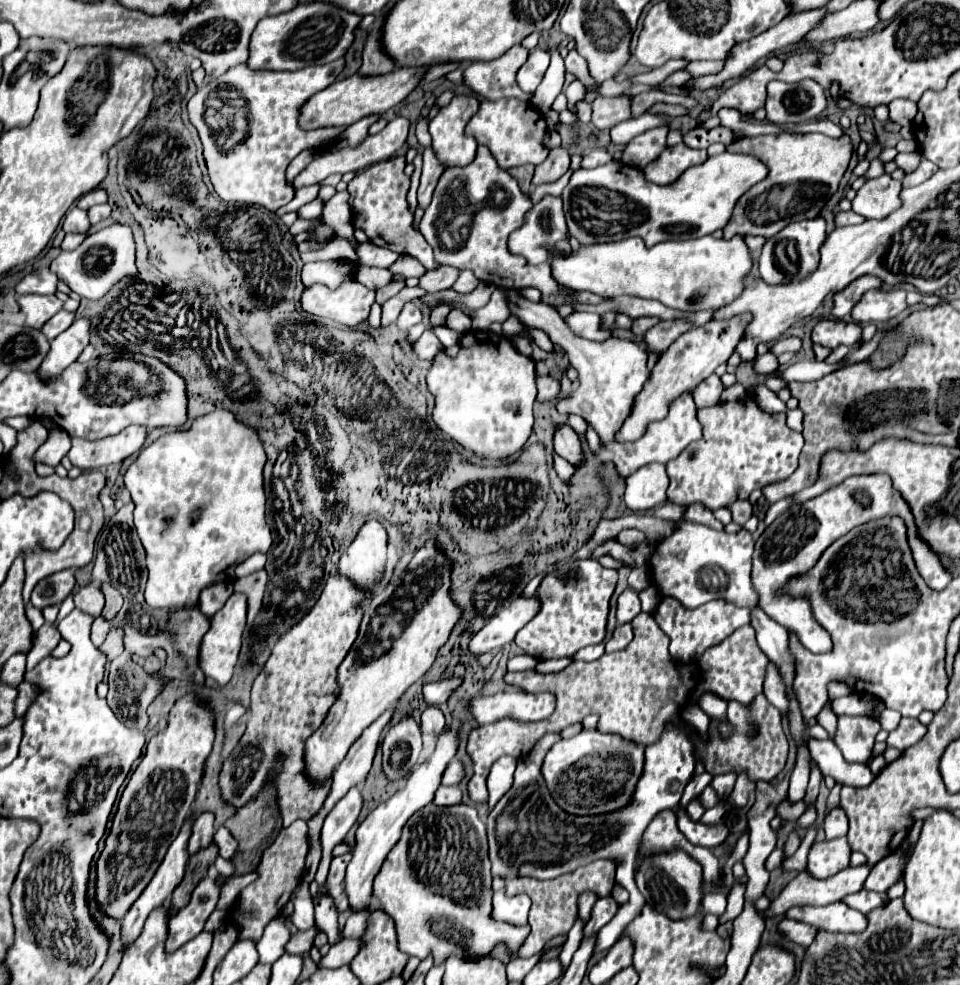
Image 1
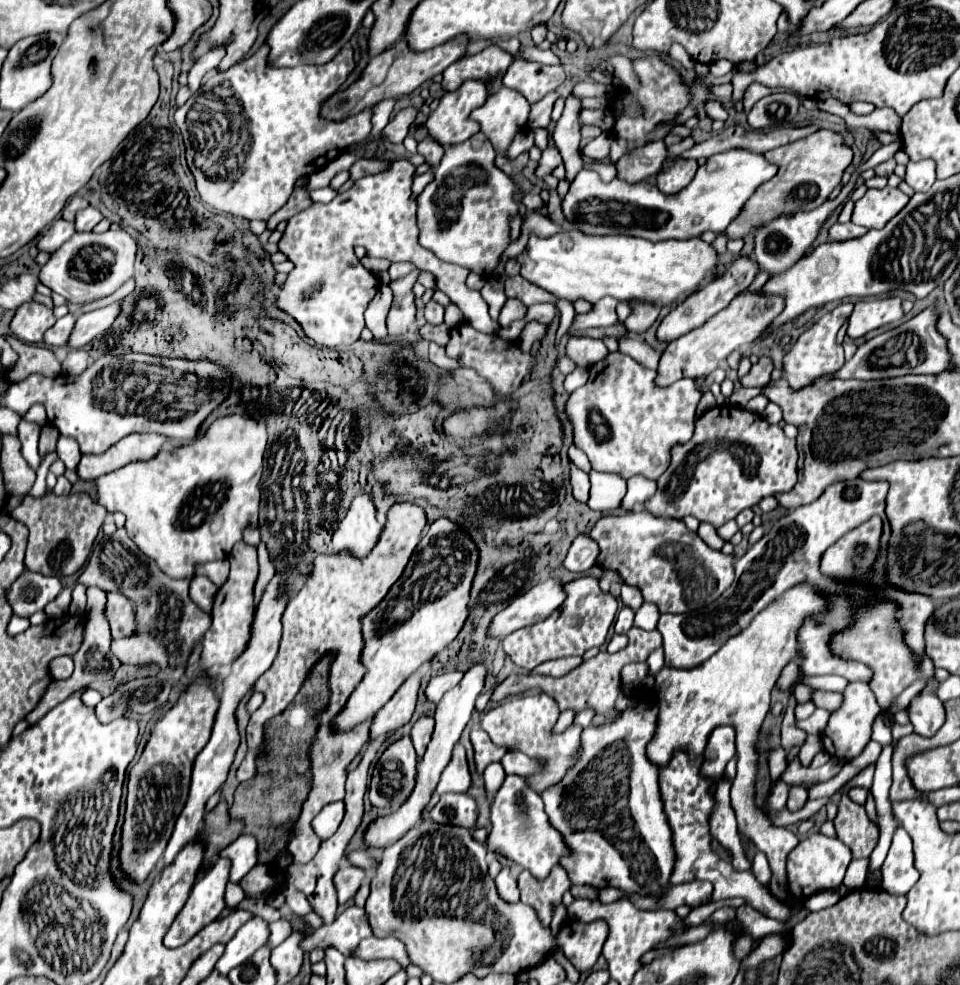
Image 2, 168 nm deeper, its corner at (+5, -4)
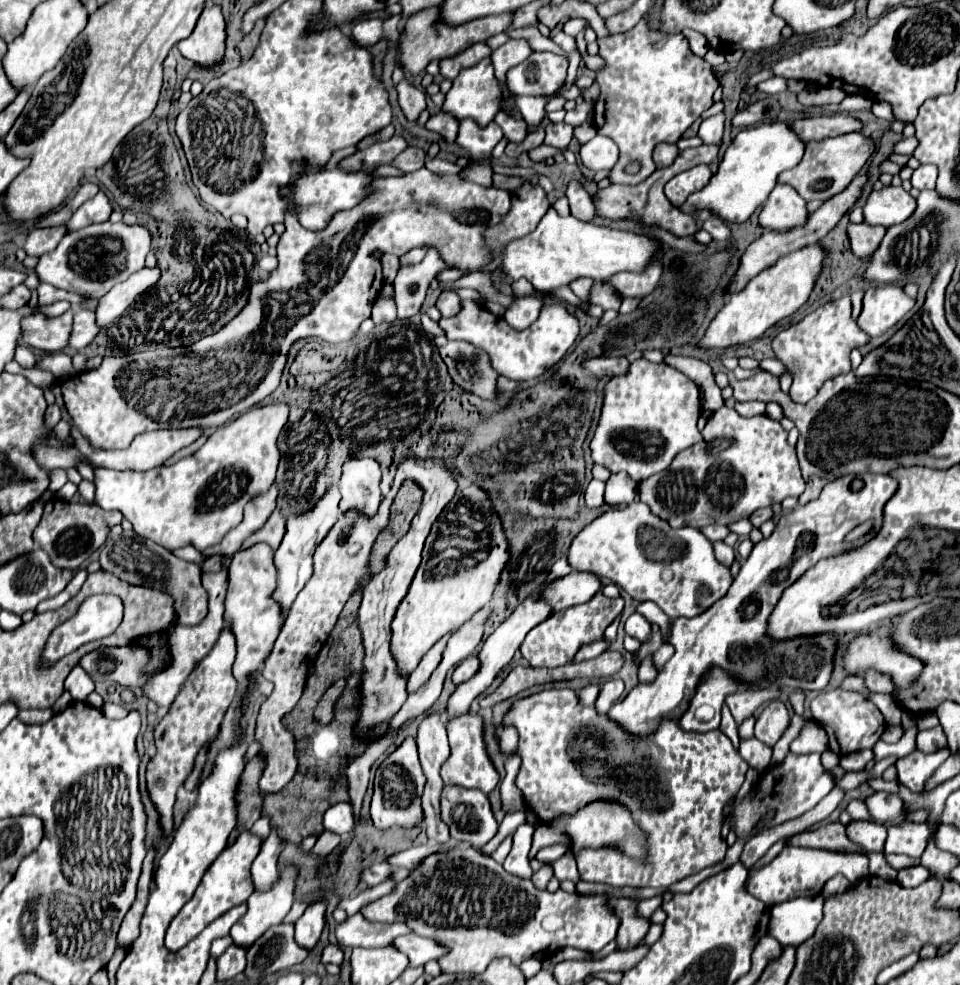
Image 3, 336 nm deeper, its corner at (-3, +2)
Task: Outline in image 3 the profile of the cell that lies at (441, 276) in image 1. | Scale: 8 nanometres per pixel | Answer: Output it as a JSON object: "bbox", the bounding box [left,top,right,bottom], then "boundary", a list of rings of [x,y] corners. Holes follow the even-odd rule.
{"bbox":[440,301,578,381],"boundary":[[[462,301],[458,315],[440,319],[440,327],[446,331],[446,337],[468,341],[484,349],[490,357],[490,365],[504,377],[512,381],[528,381],[540,377],[546,369],[554,367],[564,353],[574,345],[578,337],[578,319],[570,315],[564,305],[544,305],[536,323],[522,331],[514,331],[502,317],[492,315],[484,305],[474,301]]]}

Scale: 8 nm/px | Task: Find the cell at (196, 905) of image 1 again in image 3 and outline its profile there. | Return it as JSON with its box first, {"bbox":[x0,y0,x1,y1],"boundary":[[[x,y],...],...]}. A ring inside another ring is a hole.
{"bbox":[166,831,262,951],"boundary":[[[244,831],[240,833],[240,837],[230,845],[226,847],[218,859],[210,865],[210,869],[206,871],[206,875],[202,877],[202,883],[200,887],[196,889],[194,897],[180,909],[180,913],[174,917],[174,921],[170,923],[168,927],[168,933],[166,933],[166,947],[170,951],[176,951],[176,949],[182,949],[186,943],[190,943],[208,923],[212,923],[216,917],[224,915],[230,907],[236,907],[240,903],[244,903],[252,893],[254,893],[254,887],[252,887],[252,879],[250,879],[250,865],[252,861],[256,859],[258,851],[260,851],[260,845],[262,841],[252,835],[250,831]]]}

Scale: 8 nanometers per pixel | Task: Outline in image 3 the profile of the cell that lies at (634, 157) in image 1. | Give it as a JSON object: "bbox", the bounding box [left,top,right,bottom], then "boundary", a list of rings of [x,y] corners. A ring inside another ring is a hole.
{"bbox":[652,143,680,167],"boundary":[[[658,143],[656,151],[652,153],[652,159],[656,163],[656,167],[668,167],[676,155],[680,153],[680,149],[674,143]]]}

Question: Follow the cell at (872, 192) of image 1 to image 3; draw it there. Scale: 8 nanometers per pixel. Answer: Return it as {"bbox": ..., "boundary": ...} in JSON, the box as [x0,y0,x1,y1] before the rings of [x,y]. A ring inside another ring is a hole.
{"bbox":[864,185,916,225],"boundary":[[[886,185],[880,191],[872,191],[864,205],[864,221],[868,225],[898,225],[912,215],[916,199],[902,187]]]}

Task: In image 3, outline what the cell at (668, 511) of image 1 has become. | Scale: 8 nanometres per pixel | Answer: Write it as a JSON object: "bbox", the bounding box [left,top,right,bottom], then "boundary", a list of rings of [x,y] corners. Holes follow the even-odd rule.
{"bbox":[701,524,730,542],"boundary":[[[711,524],[701,529],[701,532],[712,542],[724,540],[730,533],[728,527],[718,524]]]}

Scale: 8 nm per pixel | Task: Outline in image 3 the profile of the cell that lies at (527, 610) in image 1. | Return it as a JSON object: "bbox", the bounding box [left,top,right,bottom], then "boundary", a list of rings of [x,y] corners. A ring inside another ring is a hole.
{"bbox":[540,571,602,611],"boundary":[[[572,571],[560,579],[554,579],[552,583],[546,583],[546,587],[540,591],[540,599],[544,599],[552,611],[562,611],[572,605],[586,603],[600,589],[602,583],[596,575]]]}

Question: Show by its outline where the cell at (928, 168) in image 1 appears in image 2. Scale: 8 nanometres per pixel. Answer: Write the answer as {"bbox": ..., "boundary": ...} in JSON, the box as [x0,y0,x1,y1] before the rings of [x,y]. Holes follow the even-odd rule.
{"bbox":[904,159,936,193],"boundary":[[[922,159],[918,163],[908,163],[906,167],[906,177],[904,181],[914,189],[914,191],[920,191],[920,193],[926,193],[932,183],[936,181],[936,163],[932,159]]]}

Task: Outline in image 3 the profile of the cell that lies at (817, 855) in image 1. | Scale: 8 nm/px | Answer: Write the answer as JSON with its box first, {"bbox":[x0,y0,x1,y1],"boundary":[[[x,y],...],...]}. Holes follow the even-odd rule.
{"bbox":[748,845,868,905],"boundary":[[[786,845],[772,863],[750,875],[748,893],[766,905],[776,905],[794,897],[820,895],[824,883],[834,875],[844,875],[850,883],[860,881],[864,875],[868,875],[868,855],[840,855],[840,851],[816,851],[812,847]]]}

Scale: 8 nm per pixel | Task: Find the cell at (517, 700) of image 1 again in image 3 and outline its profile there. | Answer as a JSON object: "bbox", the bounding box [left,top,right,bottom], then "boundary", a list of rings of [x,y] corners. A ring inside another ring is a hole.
{"bbox":[502,689,748,889],"boundary":[[[548,689],[524,699],[518,699],[502,719],[502,725],[514,725],[520,735],[518,753],[522,757],[520,773],[516,785],[524,793],[526,801],[538,813],[540,821],[550,823],[562,813],[576,813],[590,801],[596,799],[616,799],[624,803],[636,823],[648,833],[648,861],[634,861],[624,853],[606,847],[606,849],[584,849],[576,861],[582,881],[598,881],[608,885],[632,885],[632,887],[654,887],[666,889],[672,883],[694,875],[706,867],[714,867],[724,861],[728,845],[722,839],[724,809],[730,799],[738,793],[748,771],[748,763],[736,753],[732,741],[720,731],[696,733],[682,731],[676,721],[666,721],[660,725],[654,737],[634,739],[620,731],[606,715],[598,715],[594,707],[578,705],[578,697],[572,689]],[[576,739],[586,739],[586,759],[576,759],[570,755],[572,743]]]}

